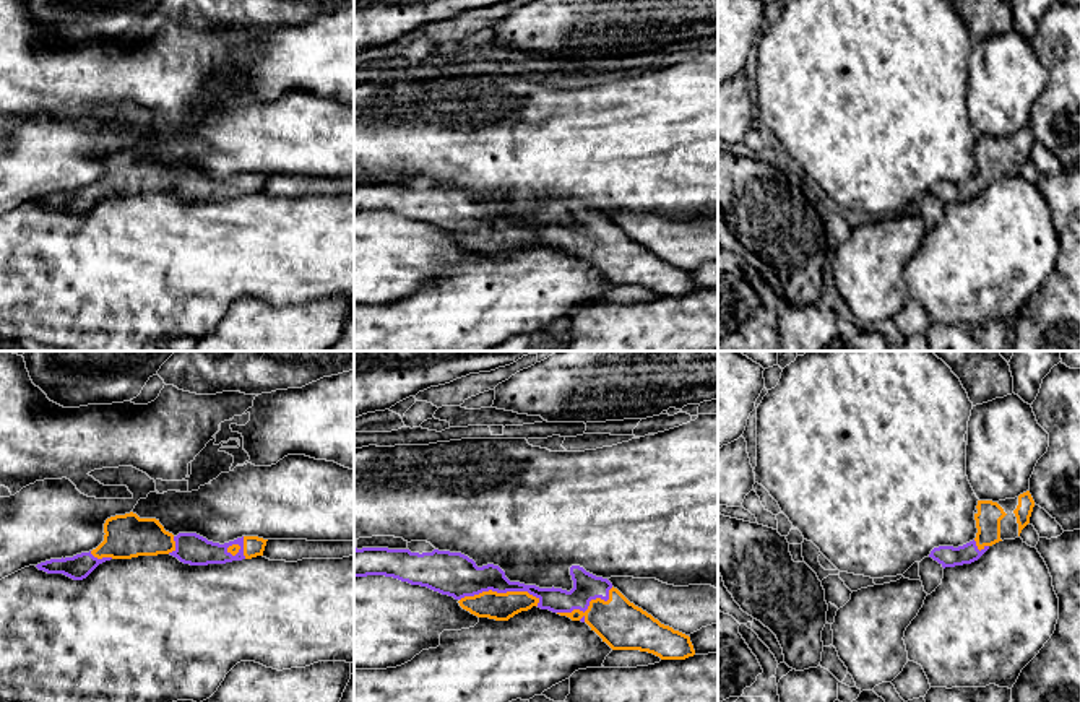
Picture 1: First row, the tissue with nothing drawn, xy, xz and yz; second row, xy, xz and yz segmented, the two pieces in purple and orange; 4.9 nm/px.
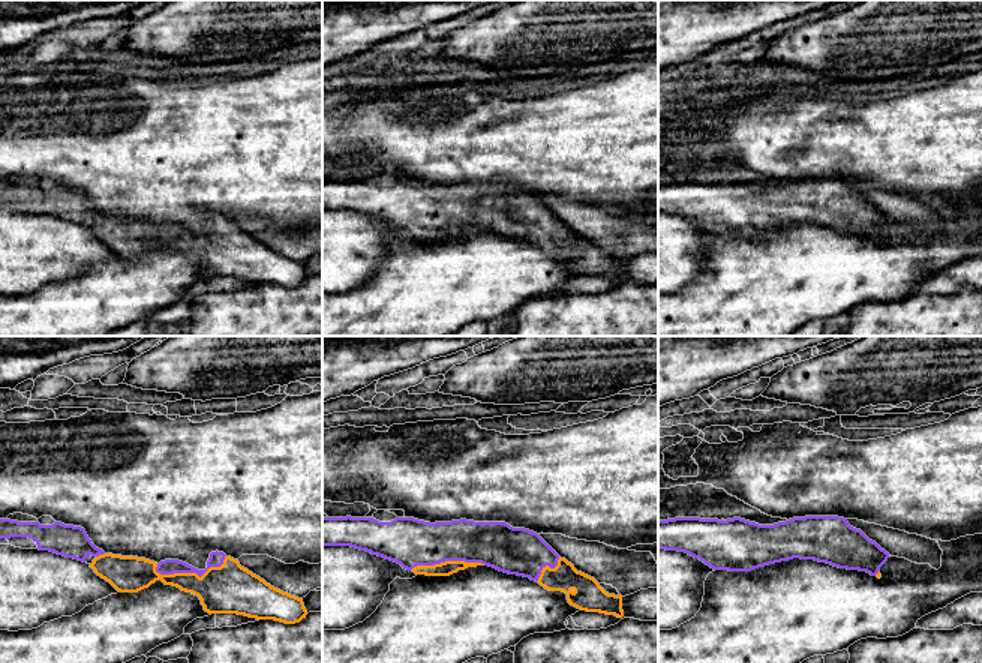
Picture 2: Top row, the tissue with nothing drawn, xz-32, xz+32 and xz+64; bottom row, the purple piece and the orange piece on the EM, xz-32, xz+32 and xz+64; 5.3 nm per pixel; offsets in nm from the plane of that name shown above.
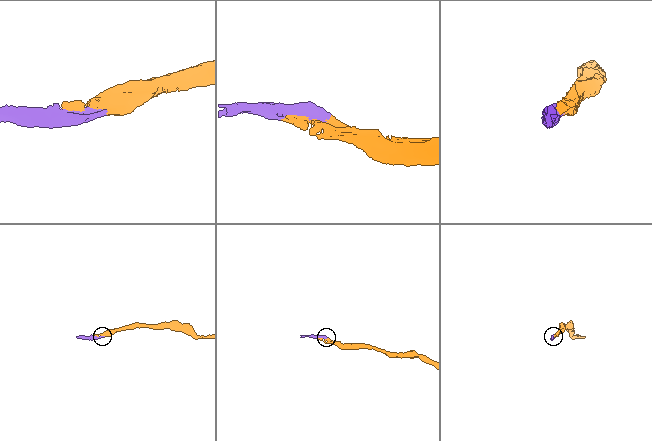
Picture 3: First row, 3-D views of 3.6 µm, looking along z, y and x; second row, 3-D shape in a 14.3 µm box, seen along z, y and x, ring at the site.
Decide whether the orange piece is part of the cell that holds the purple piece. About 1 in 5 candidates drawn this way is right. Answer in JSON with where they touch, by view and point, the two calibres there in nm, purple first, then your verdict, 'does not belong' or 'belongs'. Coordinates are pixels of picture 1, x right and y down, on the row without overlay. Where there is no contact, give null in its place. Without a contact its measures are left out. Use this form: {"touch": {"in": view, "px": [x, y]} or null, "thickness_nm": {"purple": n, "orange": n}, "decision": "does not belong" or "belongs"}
{"touch": {"in": "xz", "px": [499, 228]}, "thickness_nm": {"purple": 220, "orange": 140}, "decision": "belongs"}

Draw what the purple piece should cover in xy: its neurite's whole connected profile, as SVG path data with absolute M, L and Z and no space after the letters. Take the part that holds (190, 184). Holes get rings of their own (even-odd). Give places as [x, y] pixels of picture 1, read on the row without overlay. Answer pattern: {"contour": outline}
{"contour": "M130 148L125 151L115 151L104 159L104 177L89 188L81 188L73 193L50 195L37 200L39 206L47 210L63 210L73 216L86 214L99 200L110 195L132 195L138 192L158 192L171 190L184 200L190 202L208 202L208 200L226 200L232 197L252 195L263 192L268 176L258 172L242 172L234 177L219 180L208 177L197 169L179 169L174 172L166 167L164 162L156 154L140 154L136 150Z"}

